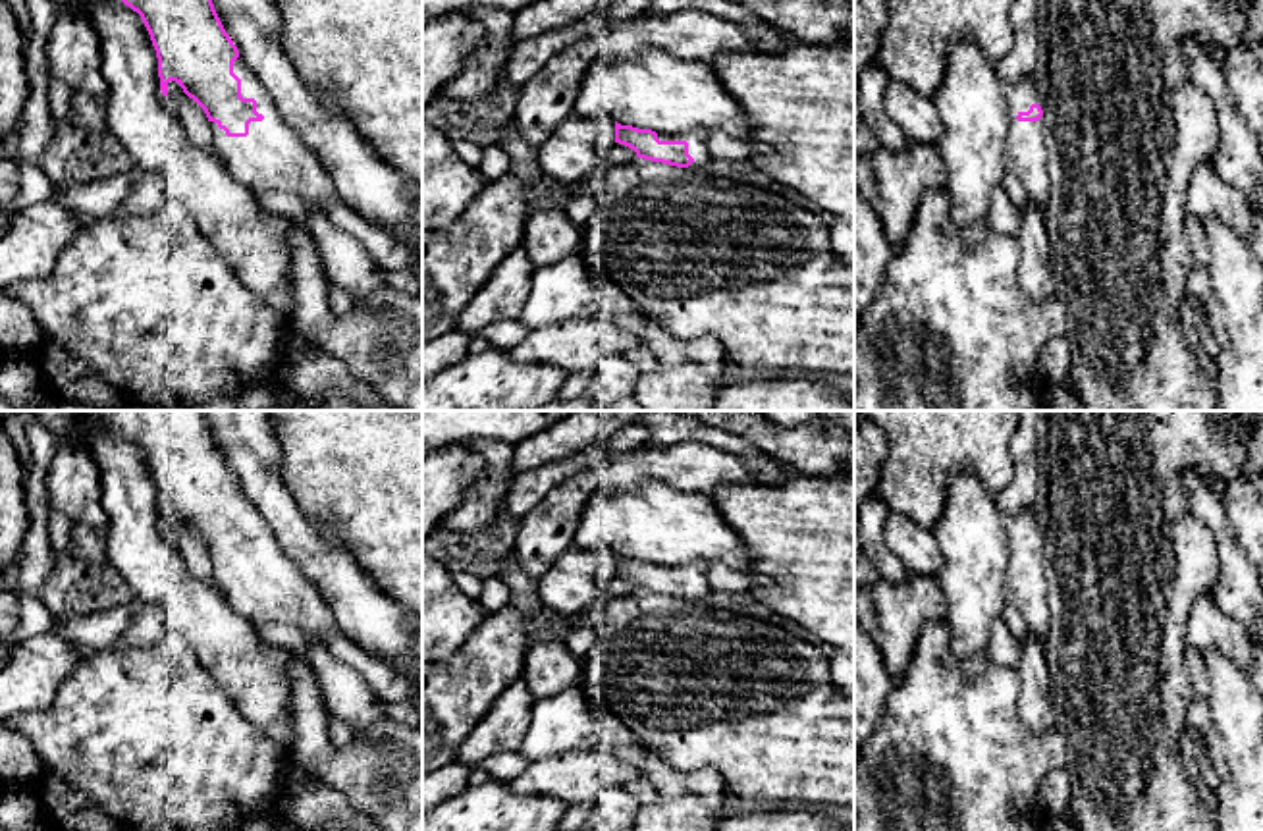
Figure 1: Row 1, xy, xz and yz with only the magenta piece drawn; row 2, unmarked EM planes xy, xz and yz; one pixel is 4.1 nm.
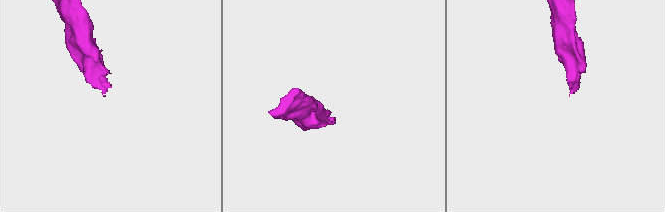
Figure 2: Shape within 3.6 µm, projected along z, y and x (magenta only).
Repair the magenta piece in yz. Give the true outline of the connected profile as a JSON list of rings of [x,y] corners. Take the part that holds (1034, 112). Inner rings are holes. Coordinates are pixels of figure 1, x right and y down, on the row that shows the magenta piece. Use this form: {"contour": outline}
{"contour": [[[1034,75],[1016,83],[1003,81],[1008,112],[1005,168],[1014,174],[1032,202],[1045,210],[1049,202],[1049,150],[1045,145],[1043,104]]]}

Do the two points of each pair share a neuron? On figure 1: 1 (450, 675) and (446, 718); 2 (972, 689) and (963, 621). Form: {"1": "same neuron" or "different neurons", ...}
{"1": "same neuron", "2": "different neurons"}

